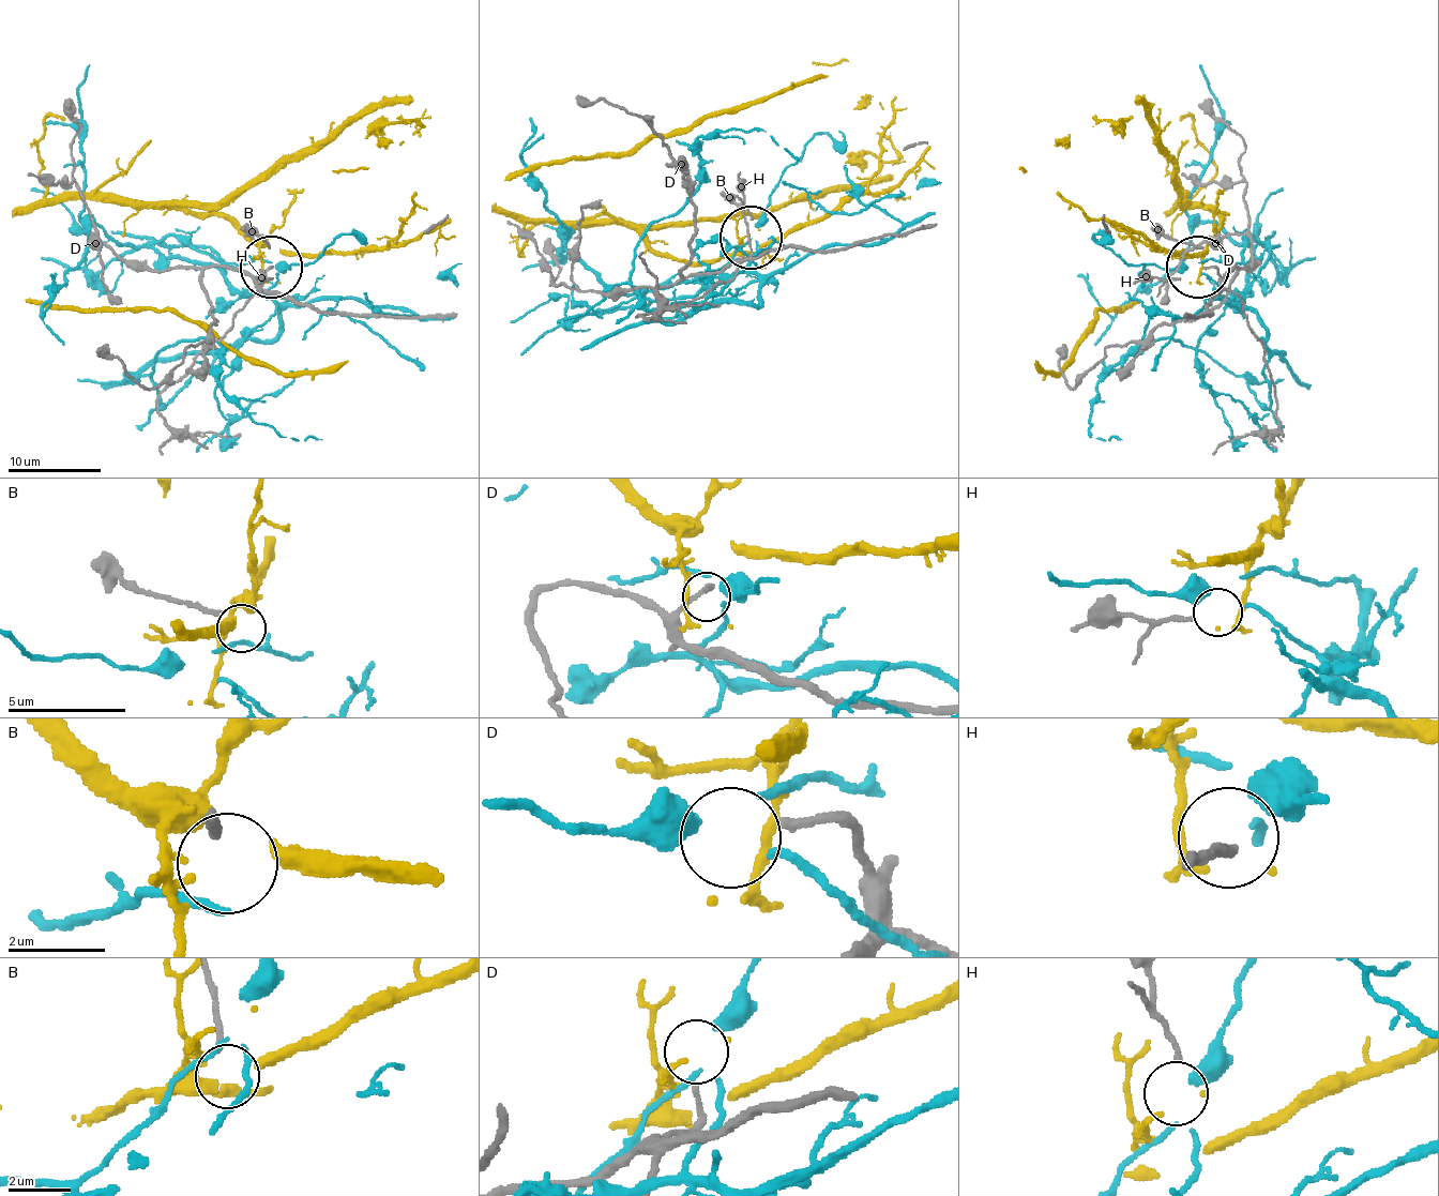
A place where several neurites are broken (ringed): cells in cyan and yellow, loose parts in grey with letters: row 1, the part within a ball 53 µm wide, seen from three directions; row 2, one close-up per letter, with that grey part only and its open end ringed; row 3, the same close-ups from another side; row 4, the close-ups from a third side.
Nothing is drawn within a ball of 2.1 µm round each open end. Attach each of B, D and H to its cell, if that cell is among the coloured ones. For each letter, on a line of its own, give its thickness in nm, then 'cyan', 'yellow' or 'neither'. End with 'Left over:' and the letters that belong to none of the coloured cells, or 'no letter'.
B: 200 nm thick; neither
D: 170 nm thick; neither
H: 180 nm thick; cyan
Left over: B, D

